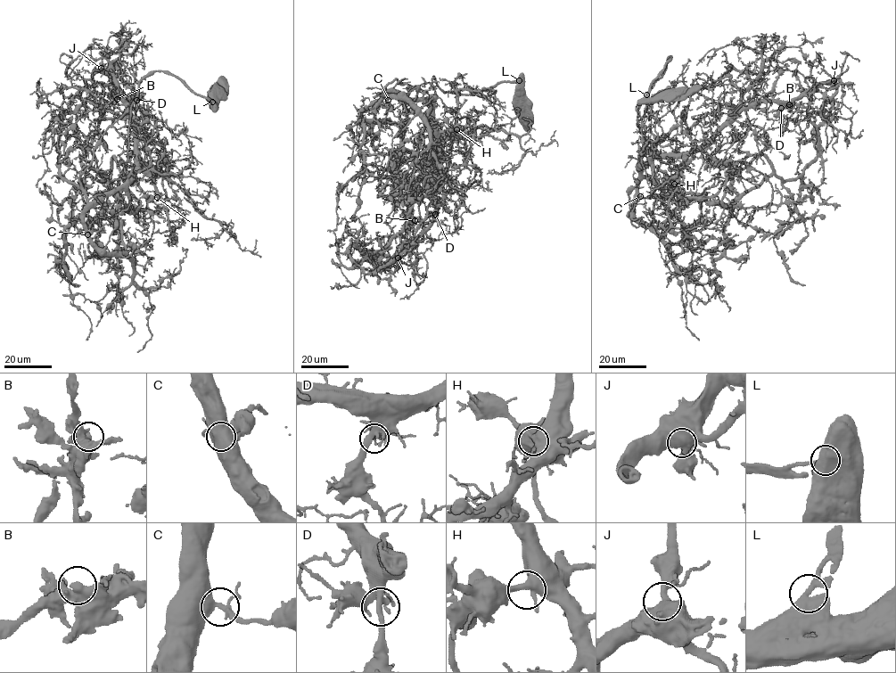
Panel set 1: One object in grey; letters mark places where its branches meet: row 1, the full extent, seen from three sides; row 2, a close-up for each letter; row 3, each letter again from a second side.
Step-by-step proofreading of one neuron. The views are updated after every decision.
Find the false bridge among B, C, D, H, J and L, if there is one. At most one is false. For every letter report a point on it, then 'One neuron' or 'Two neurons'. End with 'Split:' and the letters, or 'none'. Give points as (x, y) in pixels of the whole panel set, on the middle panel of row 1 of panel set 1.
B: Place: (415, 220). One neuron
C: Place: (388, 100). One neuron
D: Place: (435, 214). One neuron
H: Place: (456, 129). One neuron
J: Place: (398, 258). One neuron
L: Place: (519, 80). One neuron
Split: none

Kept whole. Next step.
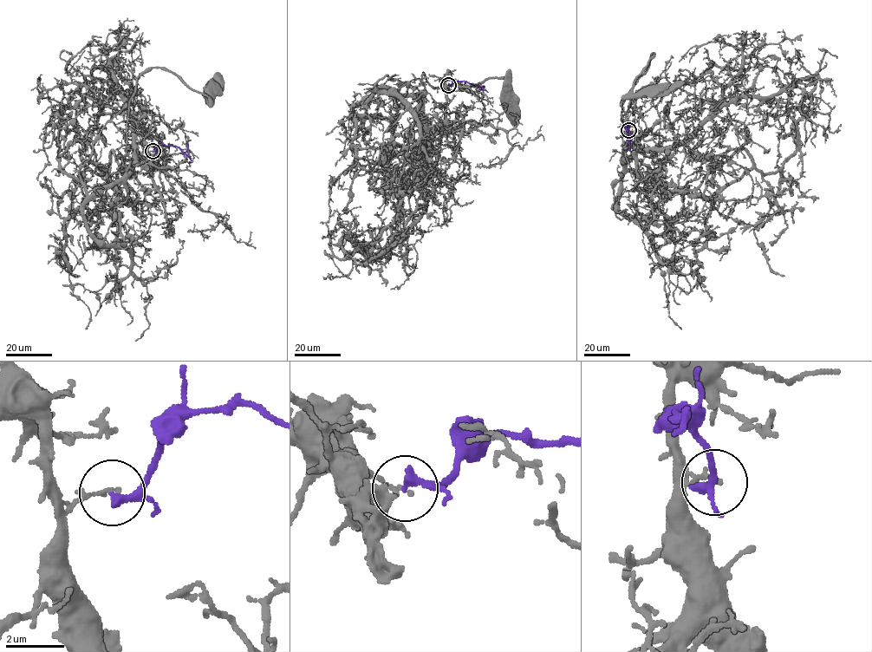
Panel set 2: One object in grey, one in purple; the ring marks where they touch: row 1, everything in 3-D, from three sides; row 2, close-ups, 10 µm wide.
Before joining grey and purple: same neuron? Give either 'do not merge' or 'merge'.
do not merge

